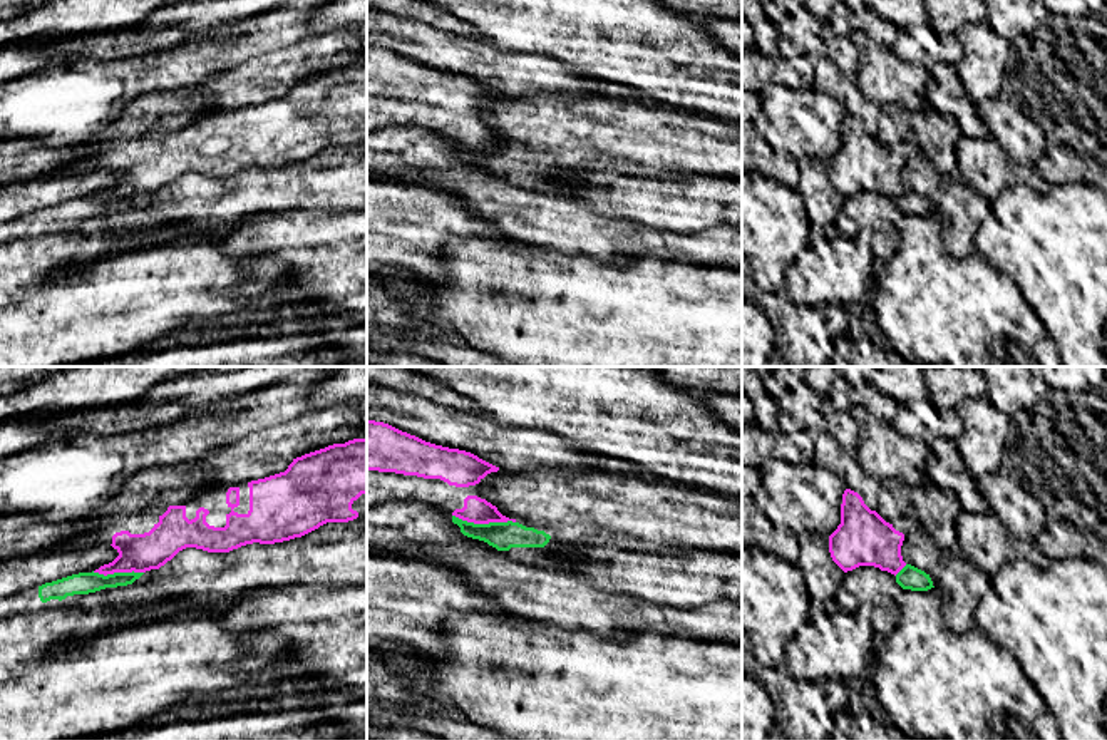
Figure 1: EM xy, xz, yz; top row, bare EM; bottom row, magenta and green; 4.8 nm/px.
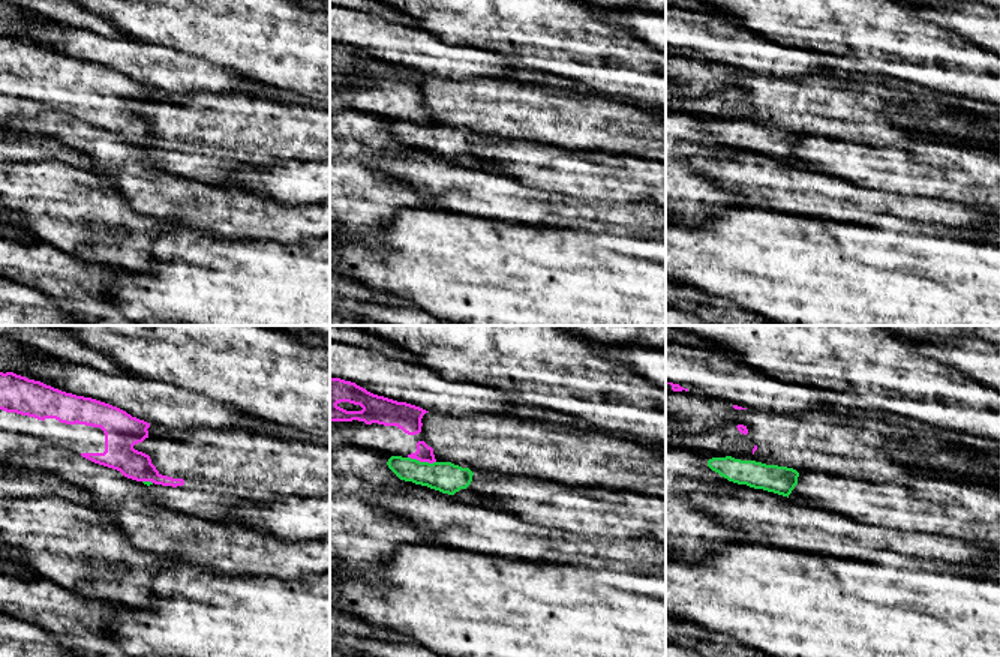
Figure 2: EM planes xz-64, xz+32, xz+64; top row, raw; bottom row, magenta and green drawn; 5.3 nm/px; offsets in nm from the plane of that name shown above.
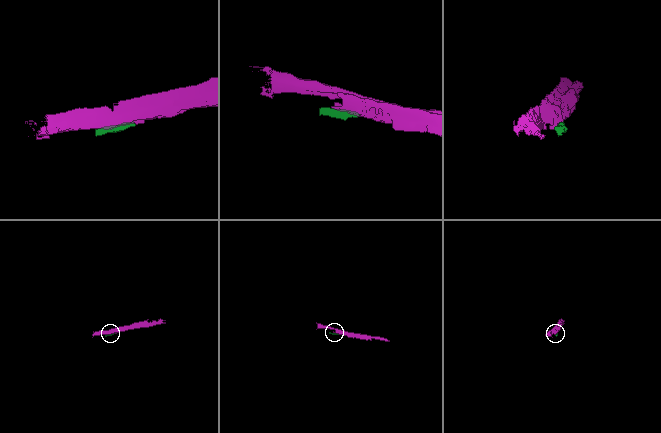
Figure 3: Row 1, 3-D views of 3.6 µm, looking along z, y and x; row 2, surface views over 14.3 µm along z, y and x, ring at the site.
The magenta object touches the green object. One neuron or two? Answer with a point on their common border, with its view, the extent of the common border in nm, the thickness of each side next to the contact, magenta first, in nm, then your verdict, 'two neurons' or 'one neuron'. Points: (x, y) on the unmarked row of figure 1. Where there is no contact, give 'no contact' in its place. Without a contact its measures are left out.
xz (484, 148) | 300 nm | 120/140 nm | two neurons

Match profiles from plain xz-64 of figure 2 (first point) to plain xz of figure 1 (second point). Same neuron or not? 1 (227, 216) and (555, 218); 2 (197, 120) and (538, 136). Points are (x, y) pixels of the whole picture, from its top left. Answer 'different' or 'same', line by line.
1: same
2: same

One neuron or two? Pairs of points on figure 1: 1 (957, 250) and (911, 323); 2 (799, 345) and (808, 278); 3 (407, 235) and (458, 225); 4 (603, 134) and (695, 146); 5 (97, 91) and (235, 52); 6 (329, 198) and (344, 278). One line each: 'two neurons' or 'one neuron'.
1: two neurons
2: two neurons
3: one neuron
4: one neuron
5: one neuron
6: two neurons

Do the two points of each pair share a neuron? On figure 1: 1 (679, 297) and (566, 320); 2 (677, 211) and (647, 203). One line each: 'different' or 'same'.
1: same
2: same

